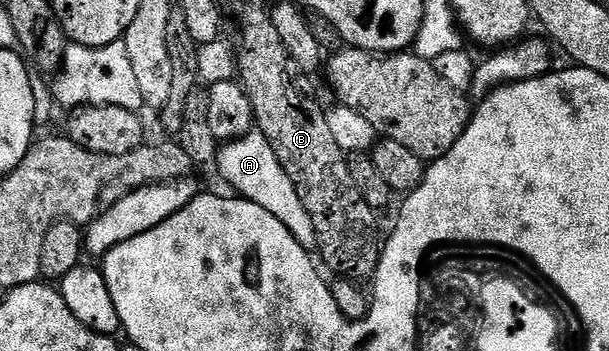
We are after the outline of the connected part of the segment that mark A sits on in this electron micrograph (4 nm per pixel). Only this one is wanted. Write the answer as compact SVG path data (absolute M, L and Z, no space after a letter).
M257 130L241 136L238 140L223 143L218 150L216 169L235 188L237 195L243 200L251 200L257 206L268 210L279 222L284 222L288 230L307 250L317 249L316 230L312 226L312 218L308 218L308 210L304 210L304 202L296 194L296 186L284 174L284 166L276 158L276 150L264 138L264 134Z

